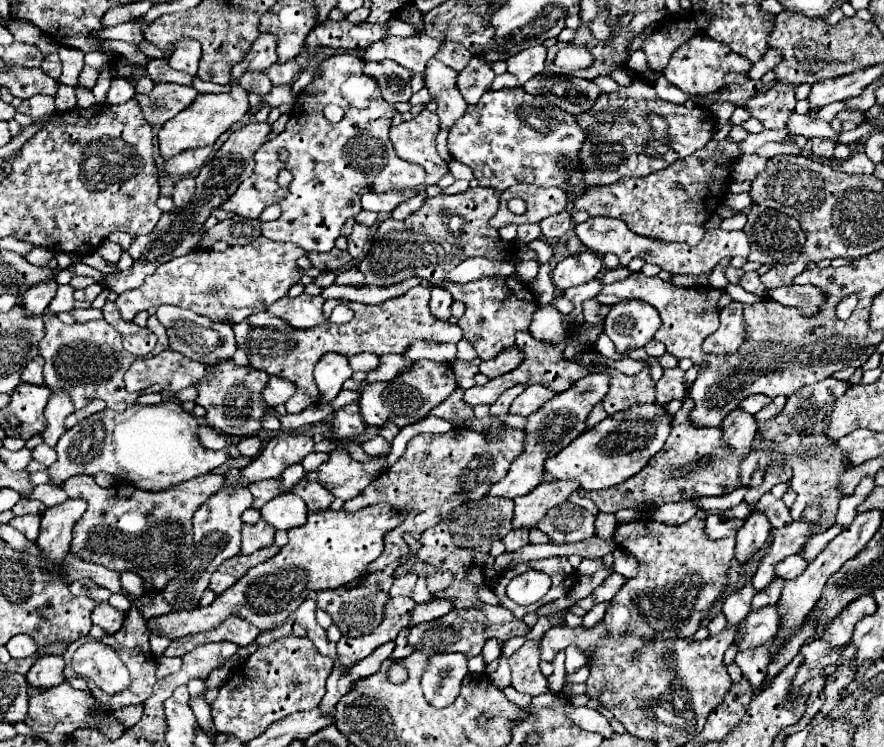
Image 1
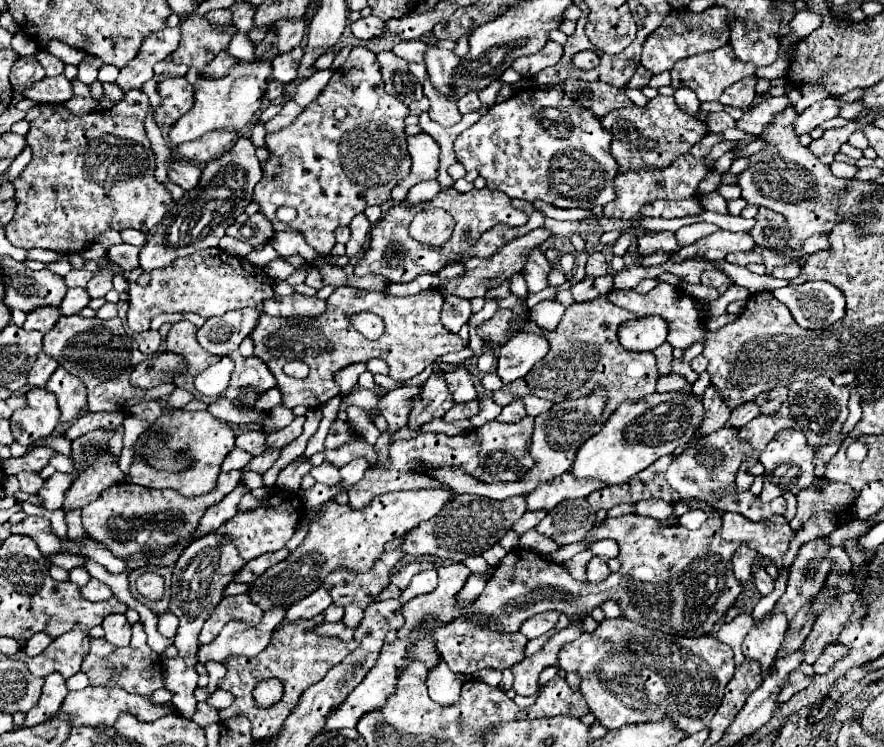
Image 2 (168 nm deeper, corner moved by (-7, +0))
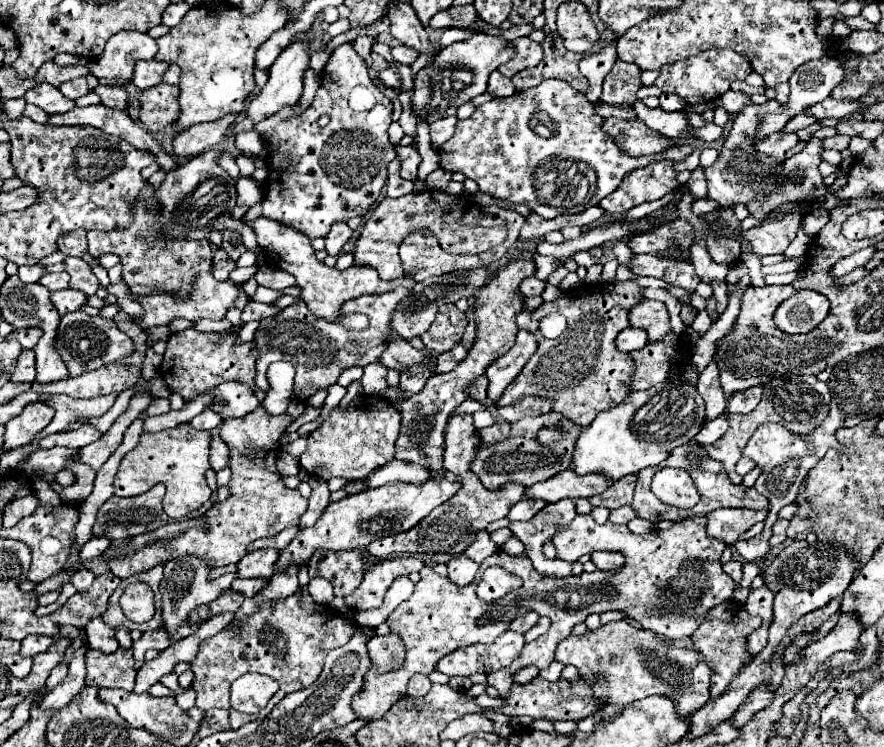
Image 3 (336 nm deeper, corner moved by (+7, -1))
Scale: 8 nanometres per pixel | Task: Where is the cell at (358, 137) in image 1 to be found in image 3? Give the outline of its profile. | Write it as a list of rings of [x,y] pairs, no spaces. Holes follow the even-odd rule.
[[[345,43],[333,51],[321,75],[321,87],[317,89],[317,95],[307,109],[301,109],[299,103],[287,105],[273,117],[261,121],[261,125],[253,127],[257,135],[265,137],[267,151],[275,149],[275,169],[263,183],[263,215],[267,219],[295,227],[309,239],[325,237],[335,221],[349,221],[355,215],[365,215],[377,201],[387,181],[387,165],[397,155],[387,135],[391,125],[391,101],[375,85],[371,85],[365,59],[359,57],[349,43]],[[323,113],[331,117],[327,127],[317,125],[317,119]]]

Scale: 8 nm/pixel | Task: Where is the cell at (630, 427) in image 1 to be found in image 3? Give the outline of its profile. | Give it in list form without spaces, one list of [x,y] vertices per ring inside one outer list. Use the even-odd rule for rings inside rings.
[[[665,381],[645,391],[633,391],[621,405],[597,413],[593,423],[581,431],[575,443],[571,469],[577,475],[603,473],[617,481],[629,473],[659,465],[671,449],[691,441],[705,423],[705,405],[693,385]]]

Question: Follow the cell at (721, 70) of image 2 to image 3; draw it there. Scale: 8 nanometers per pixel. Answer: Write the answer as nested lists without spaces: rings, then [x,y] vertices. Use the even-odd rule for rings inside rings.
[[[707,49],[705,53],[699,53],[697,57],[689,57],[685,61],[677,61],[673,65],[661,67],[659,77],[655,79],[655,85],[663,93],[677,93],[683,97],[685,103],[695,105],[695,103],[721,97],[729,89],[731,81],[744,80],[751,71],[749,61],[741,57],[739,53],[733,53],[733,49]]]

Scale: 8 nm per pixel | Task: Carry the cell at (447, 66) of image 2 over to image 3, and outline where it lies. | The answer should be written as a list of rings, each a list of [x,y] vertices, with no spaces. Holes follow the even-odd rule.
[[[393,1],[393,5],[389,5],[387,17],[391,21],[391,35],[395,39],[399,39],[407,47],[413,47],[419,53],[429,51],[431,43],[429,43],[427,31],[421,25],[421,21],[419,21],[411,3]]]

